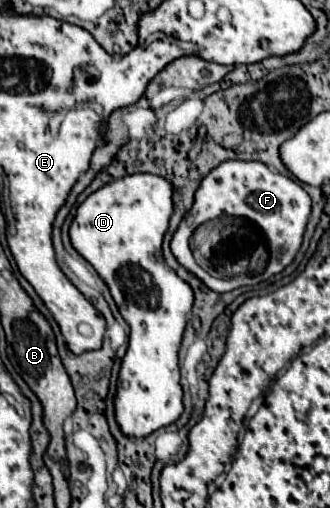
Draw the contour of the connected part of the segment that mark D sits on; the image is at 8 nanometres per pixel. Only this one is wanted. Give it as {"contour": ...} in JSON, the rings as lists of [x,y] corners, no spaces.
{"contour":[[[151,173],[127,175],[91,193],[79,205],[77,215],[69,229],[73,247],[95,267],[99,277],[107,283],[121,315],[127,319],[131,327],[129,349],[121,363],[117,397],[115,397],[117,423],[121,425],[121,431],[127,437],[131,435],[147,437],[159,427],[165,427],[177,421],[179,415],[183,413],[183,389],[179,383],[177,351],[181,345],[181,337],[187,325],[189,311],[193,307],[193,289],[169,265],[165,265],[161,257],[163,237],[167,233],[167,223],[173,213],[171,197],[173,197],[173,185],[165,177],[151,175]]]}

